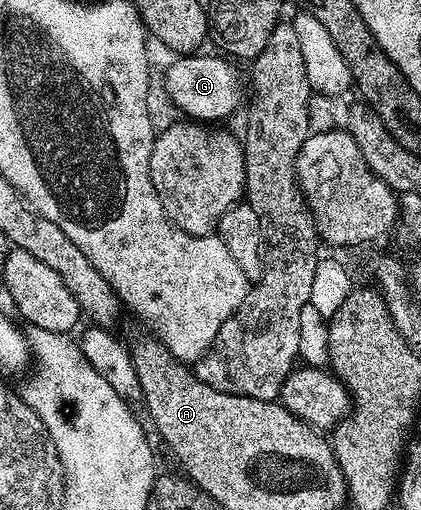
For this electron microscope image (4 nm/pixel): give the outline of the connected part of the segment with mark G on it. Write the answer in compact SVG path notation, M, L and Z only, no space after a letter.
M194 53L174 58L174 63L165 71L165 91L169 99L182 111L182 116L193 121L225 119L241 103L241 79L225 57L216 59L206 53Z

